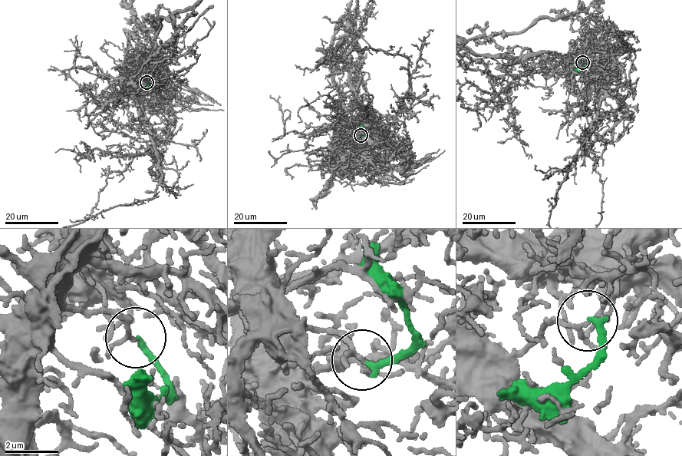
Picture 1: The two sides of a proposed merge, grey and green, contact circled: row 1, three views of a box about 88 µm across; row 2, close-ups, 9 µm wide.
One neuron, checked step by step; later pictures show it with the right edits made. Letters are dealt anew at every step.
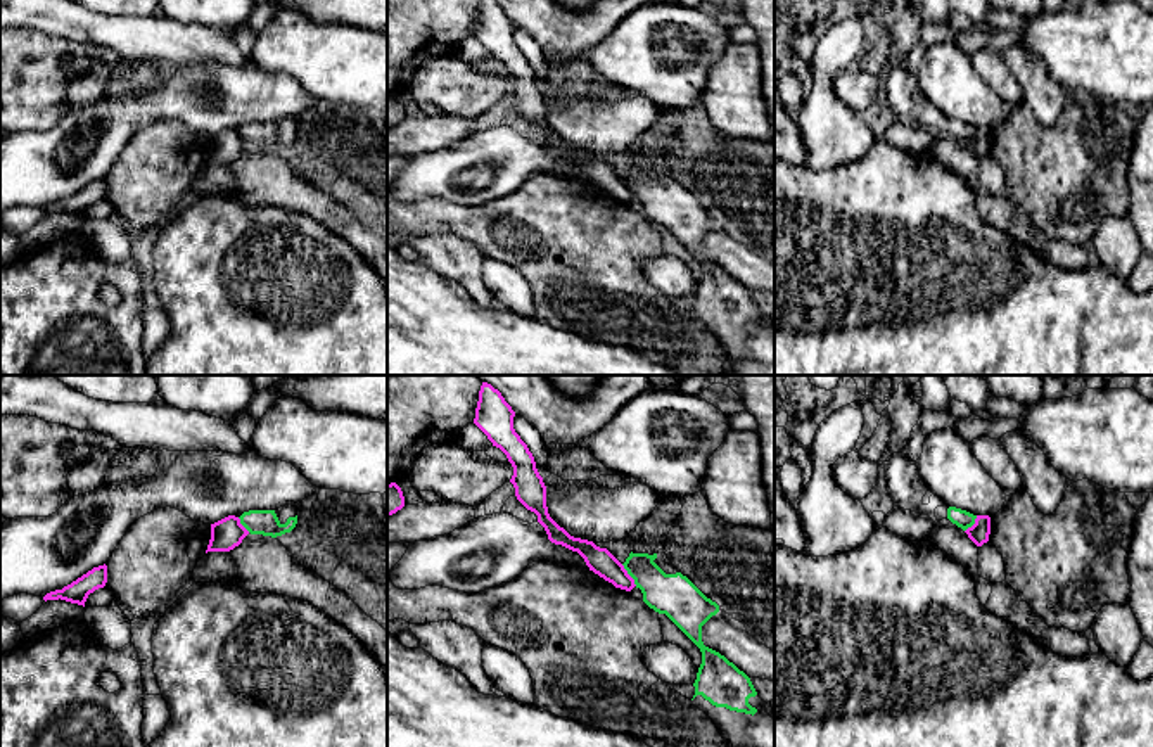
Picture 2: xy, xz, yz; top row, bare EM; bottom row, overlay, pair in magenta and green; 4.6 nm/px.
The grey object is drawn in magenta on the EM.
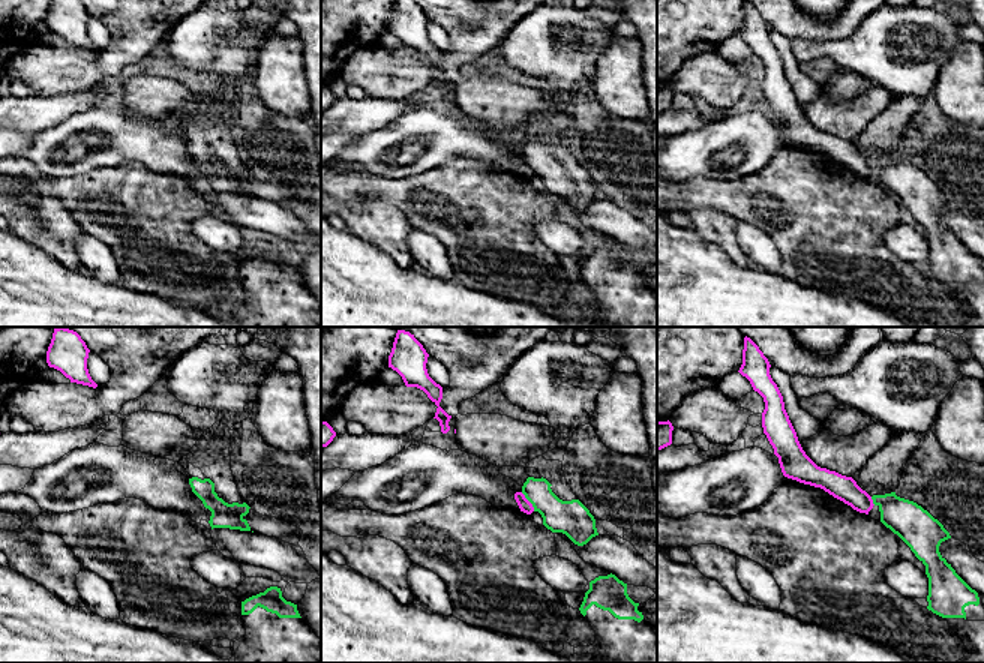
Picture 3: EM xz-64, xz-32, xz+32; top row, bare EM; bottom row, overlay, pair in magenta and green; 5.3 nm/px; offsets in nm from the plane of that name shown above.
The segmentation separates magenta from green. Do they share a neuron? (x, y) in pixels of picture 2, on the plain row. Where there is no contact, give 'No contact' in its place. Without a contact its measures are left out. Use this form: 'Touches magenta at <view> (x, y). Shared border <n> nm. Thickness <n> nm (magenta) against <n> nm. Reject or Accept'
Touches magenta at xz (628, 187). Shared border 130 nm. Thickness 120 nm (magenta) against 200 nm. Reject

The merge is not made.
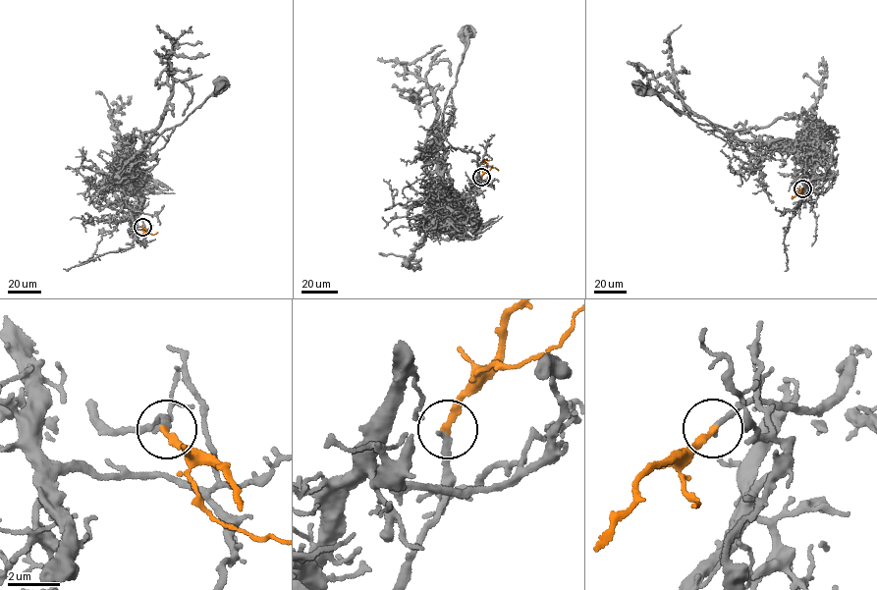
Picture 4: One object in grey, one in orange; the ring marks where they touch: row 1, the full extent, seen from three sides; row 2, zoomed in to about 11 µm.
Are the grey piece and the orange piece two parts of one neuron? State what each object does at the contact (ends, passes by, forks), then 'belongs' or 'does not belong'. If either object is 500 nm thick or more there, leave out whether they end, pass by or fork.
grey ends there; orange ends there; belongs

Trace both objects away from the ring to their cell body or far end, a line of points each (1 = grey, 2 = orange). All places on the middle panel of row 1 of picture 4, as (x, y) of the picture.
1: (481, 177), (459, 210), (438, 201), (436, 185), (444, 150), (440, 132), (466, 33)
2: (481, 177), (492, 168), (498, 170)

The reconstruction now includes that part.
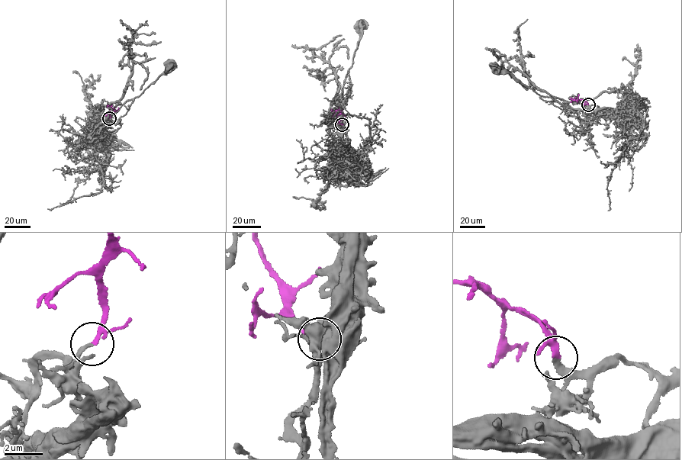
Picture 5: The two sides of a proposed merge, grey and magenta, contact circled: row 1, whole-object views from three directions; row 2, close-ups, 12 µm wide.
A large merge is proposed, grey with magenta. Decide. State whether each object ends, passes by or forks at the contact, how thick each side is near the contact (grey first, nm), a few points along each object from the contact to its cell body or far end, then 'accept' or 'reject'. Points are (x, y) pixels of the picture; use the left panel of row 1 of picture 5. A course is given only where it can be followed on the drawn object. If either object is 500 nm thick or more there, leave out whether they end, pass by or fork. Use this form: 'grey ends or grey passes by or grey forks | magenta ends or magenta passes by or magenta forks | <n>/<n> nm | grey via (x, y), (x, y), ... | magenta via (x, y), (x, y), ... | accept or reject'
grey ends | magenta forks | 220/150 nm | grey via (109, 118), (105, 120), (105, 125), (127, 100), (138, 96), (170, 65) | magenta via (109, 118), (110, 110), (114, 110), (110, 106), (107, 107) | accept

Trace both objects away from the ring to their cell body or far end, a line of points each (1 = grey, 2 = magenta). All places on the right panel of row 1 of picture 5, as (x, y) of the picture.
1: (588, 104), (593, 105), (594, 110), (564, 106), (551, 97), (538, 94), (506, 71), (496, 67)
2: (588, 104), (581, 99), (577, 101), (572, 99), (571, 102)

